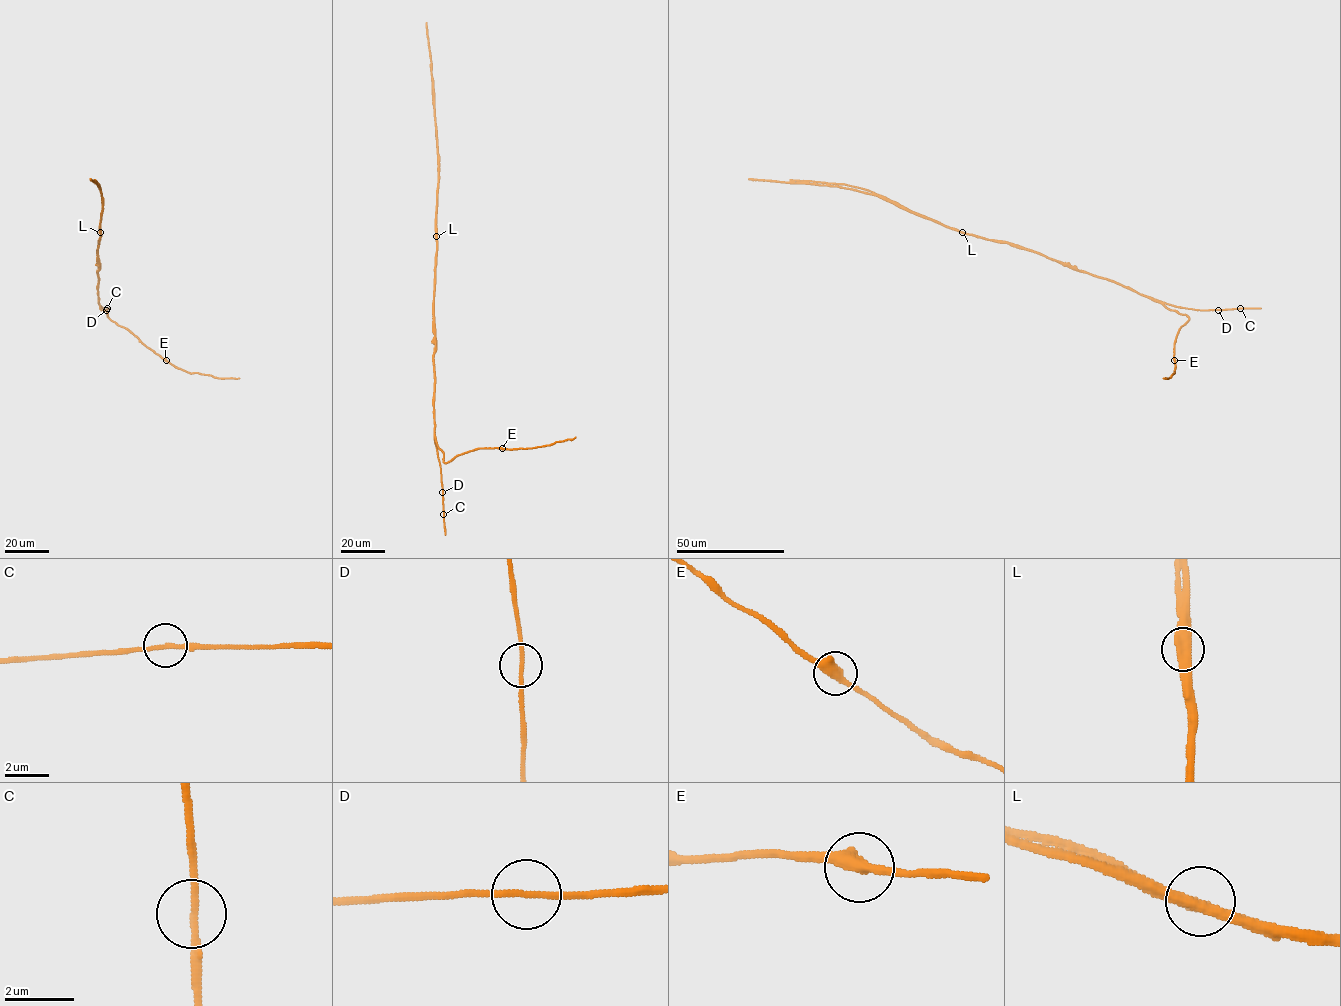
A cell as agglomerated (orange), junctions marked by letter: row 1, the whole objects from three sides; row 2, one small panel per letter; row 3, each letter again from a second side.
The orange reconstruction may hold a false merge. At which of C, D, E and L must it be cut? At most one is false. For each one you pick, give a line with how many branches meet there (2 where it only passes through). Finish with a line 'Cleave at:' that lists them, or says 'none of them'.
L: Branches: 2
Cleave at: L

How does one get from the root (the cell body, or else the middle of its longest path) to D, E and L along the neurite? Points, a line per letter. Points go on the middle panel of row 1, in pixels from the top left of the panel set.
D: (434, 321), (434, 440), (442, 492)
E: (434, 321), (434, 436), (443, 453), (443, 461), (447, 463), (479, 448), (502, 448)
L: (434, 321), (436, 236)

